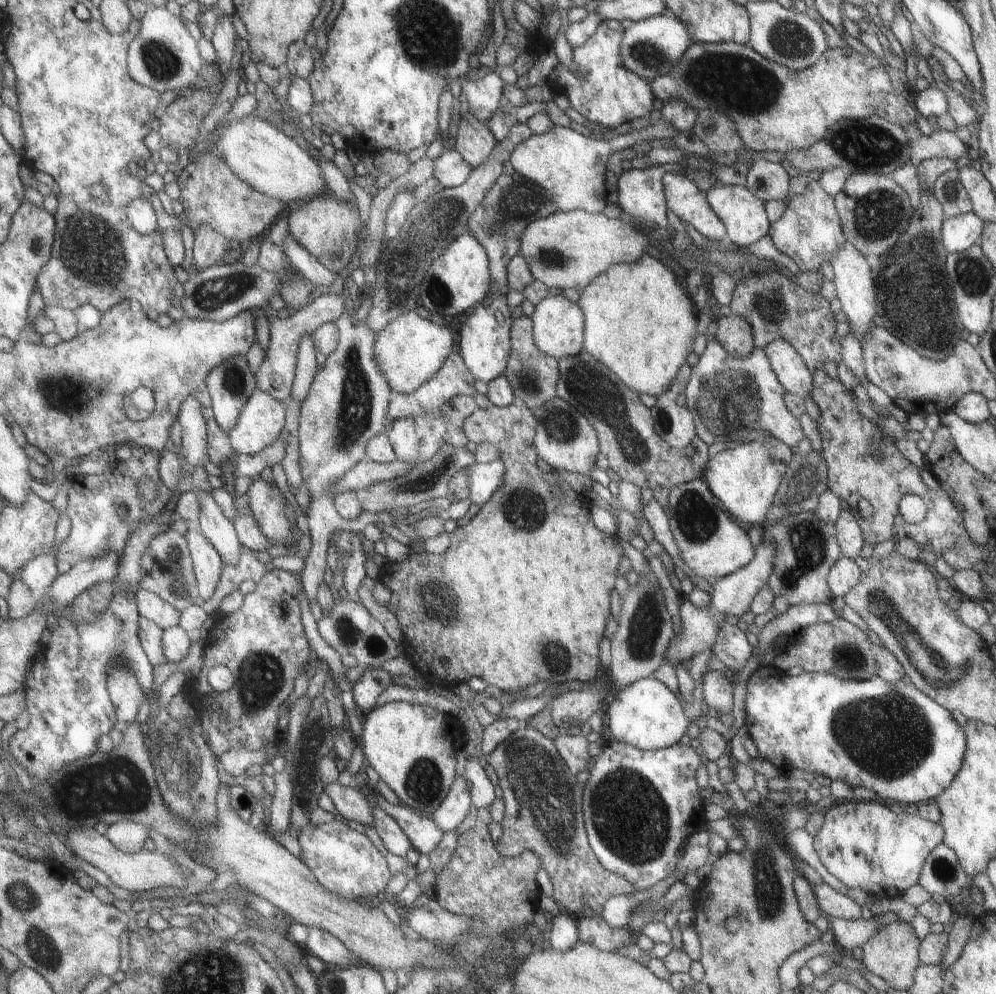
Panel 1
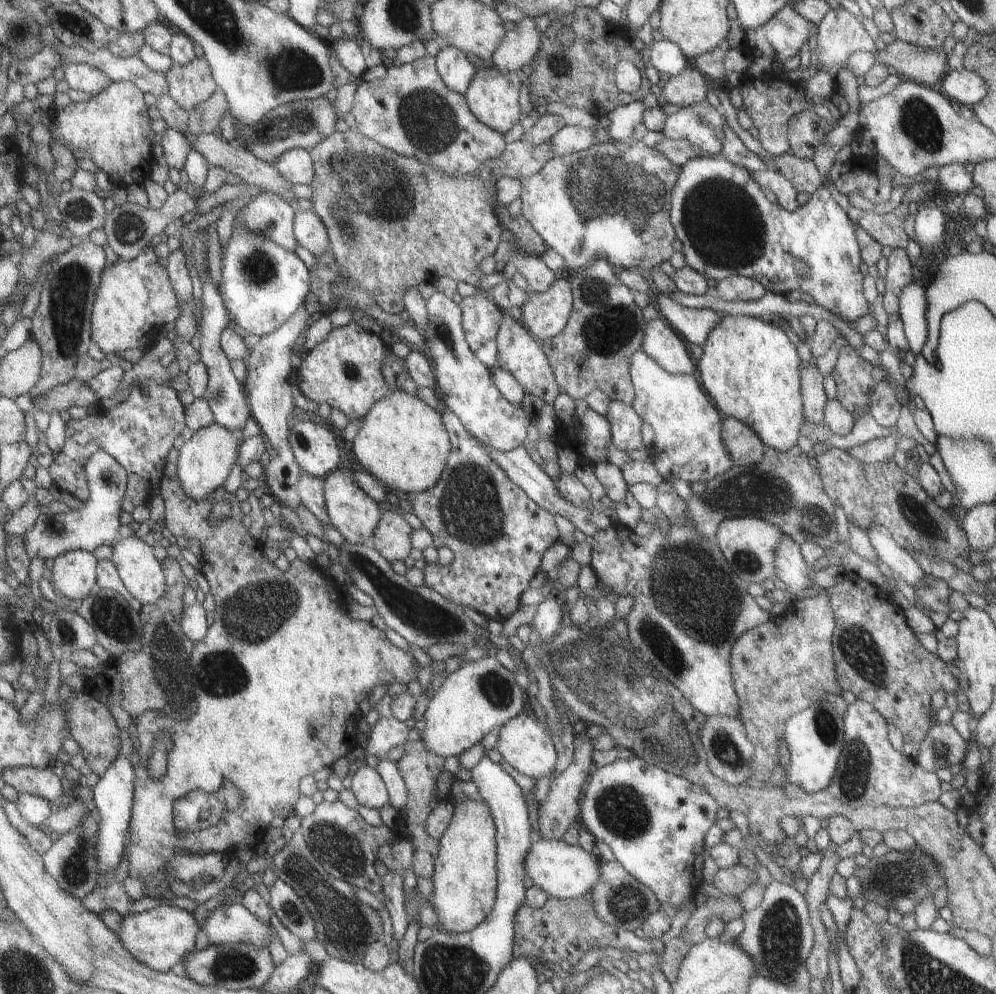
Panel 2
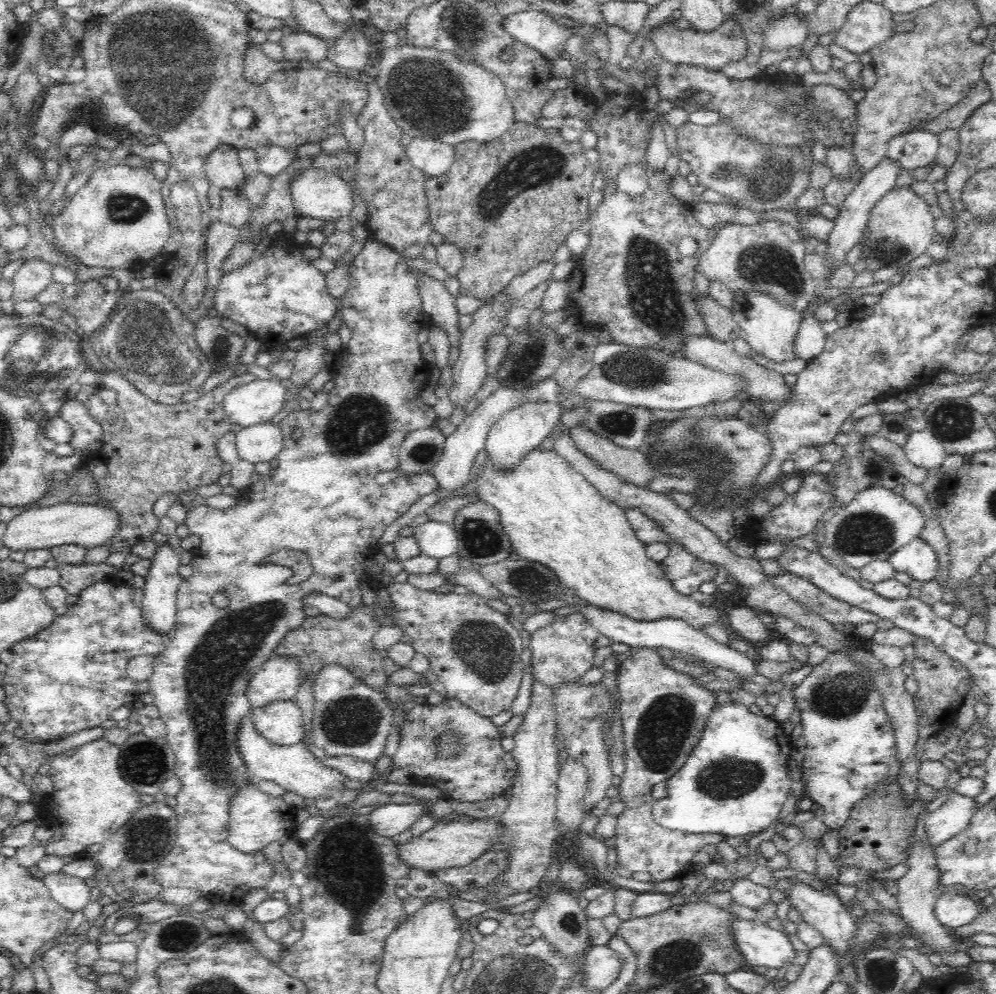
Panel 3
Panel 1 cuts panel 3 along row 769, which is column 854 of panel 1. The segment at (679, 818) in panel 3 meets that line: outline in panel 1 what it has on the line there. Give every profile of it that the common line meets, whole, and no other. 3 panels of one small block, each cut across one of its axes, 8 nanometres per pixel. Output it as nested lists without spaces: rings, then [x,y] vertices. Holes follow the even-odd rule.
[[[759,665],[751,672],[747,684],[745,684],[745,721],[747,735],[753,741],[753,745],[758,751],[758,758],[765,759],[773,764],[783,774],[791,769],[801,769],[829,778],[831,781],[841,781],[851,788],[865,787],[872,790],[881,802],[889,803],[893,807],[902,807],[905,804],[923,803],[932,801],[938,796],[955,777],[963,763],[965,740],[962,728],[952,719],[949,712],[940,708],[935,702],[932,702],[927,696],[919,693],[908,682],[897,682],[897,684],[881,681],[878,677],[872,677],[865,681],[841,681],[833,678],[826,673],[805,673],[803,671],[799,676],[789,676],[787,672],[778,670],[772,665]]]

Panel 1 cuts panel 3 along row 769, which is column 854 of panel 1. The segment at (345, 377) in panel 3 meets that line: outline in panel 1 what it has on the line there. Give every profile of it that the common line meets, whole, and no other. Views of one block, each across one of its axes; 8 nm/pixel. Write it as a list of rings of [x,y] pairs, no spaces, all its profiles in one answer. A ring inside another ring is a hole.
[[[891,173],[849,175],[842,188],[832,198],[832,202],[845,241],[853,245],[863,256],[879,257],[888,252],[906,230],[914,212],[907,194],[893,181]]]

